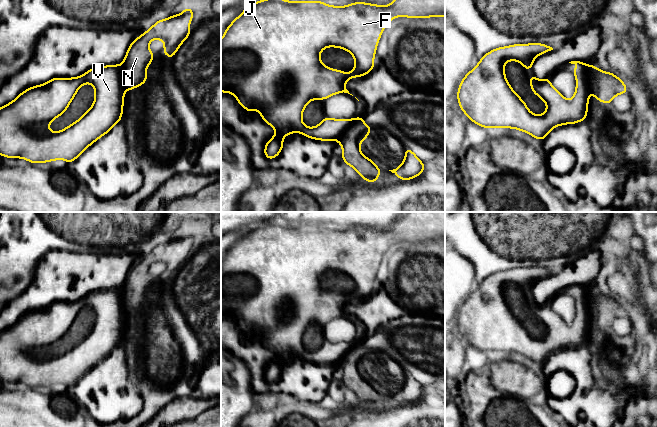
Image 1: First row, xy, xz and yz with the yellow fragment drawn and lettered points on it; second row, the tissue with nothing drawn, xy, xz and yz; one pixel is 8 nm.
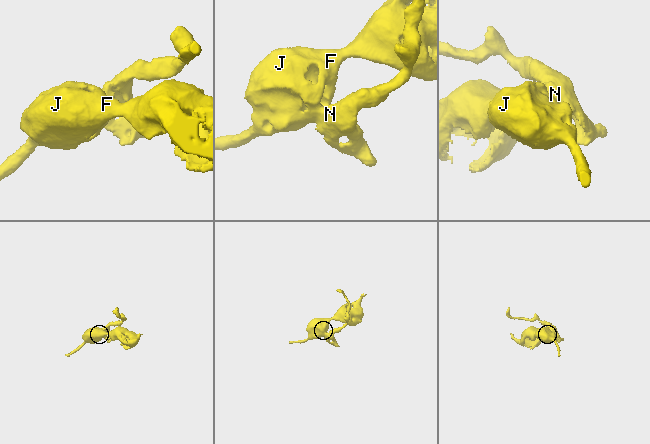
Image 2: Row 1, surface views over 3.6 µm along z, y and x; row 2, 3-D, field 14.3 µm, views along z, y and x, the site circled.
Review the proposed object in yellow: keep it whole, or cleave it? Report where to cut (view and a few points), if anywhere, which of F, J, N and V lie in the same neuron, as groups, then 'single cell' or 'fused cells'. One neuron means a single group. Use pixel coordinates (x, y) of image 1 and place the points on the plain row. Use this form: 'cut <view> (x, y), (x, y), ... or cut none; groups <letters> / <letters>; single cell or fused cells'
cut xy (120, 289), (121, 305), (125, 313); groups F J V / N; fused cells

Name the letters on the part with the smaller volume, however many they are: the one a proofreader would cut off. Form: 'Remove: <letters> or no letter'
Remove: N

